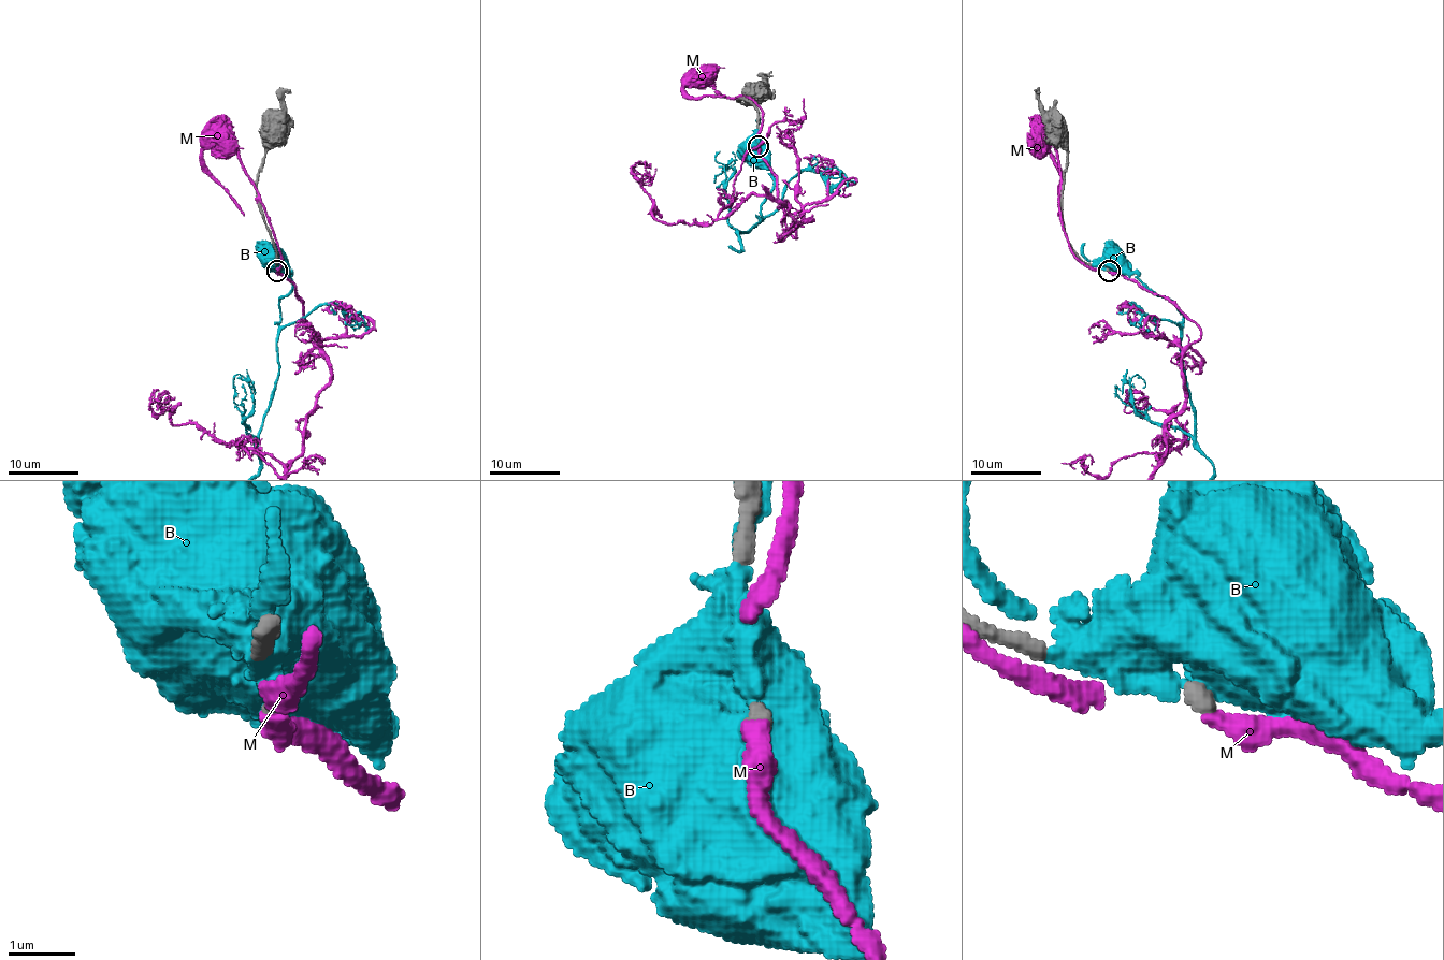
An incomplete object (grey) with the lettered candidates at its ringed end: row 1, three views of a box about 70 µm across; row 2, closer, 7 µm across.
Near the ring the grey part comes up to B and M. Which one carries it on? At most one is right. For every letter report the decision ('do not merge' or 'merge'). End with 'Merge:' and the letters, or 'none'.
B: do not merge
M: do not merge
Merge: none

